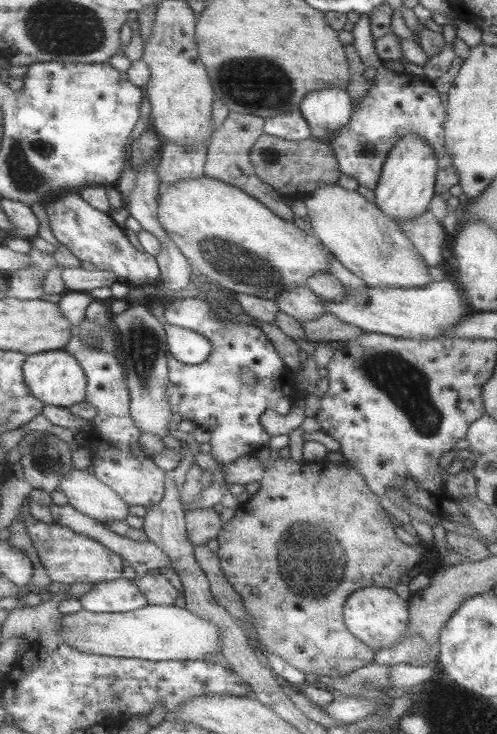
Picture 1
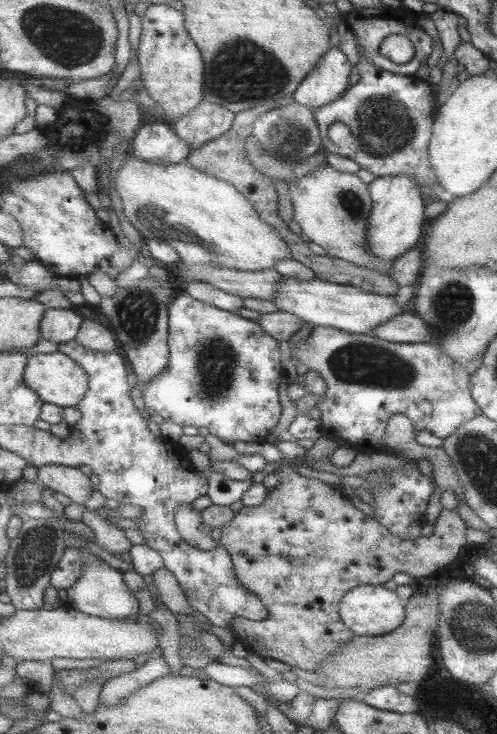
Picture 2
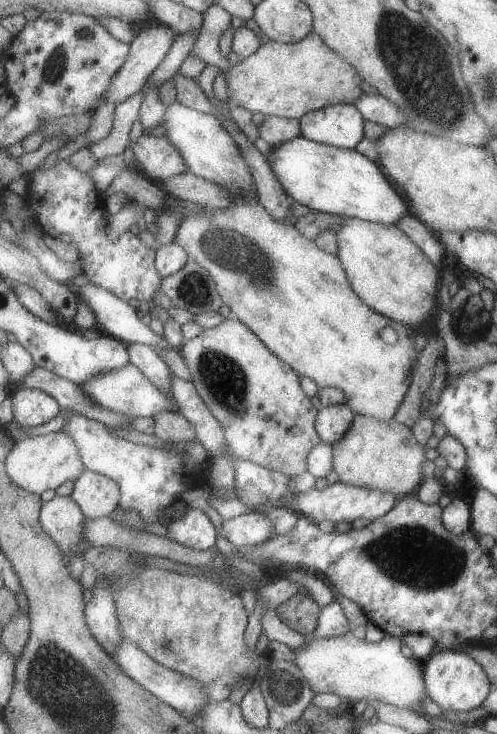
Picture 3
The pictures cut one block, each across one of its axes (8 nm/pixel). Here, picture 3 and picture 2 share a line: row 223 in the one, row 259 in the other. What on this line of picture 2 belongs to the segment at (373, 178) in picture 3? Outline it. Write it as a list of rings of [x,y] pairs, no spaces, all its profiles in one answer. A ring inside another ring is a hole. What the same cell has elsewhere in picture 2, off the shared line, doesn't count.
[[[409,174],[399,176],[376,177],[370,182],[372,192],[373,210],[370,216],[369,235],[371,243],[369,250],[375,258],[381,258],[385,262],[393,262],[405,252],[413,250],[417,244],[423,242],[423,226],[431,221],[425,216],[425,204],[428,197],[419,190],[419,182]]]

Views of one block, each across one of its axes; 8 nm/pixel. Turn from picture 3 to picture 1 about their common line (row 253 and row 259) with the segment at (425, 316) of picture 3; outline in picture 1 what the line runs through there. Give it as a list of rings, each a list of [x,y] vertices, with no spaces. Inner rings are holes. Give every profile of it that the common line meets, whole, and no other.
[[[340,183],[327,184],[302,200],[308,208],[315,236],[321,238],[334,256],[367,286],[415,288],[433,282],[429,264],[400,224],[358,190],[351,191]]]

